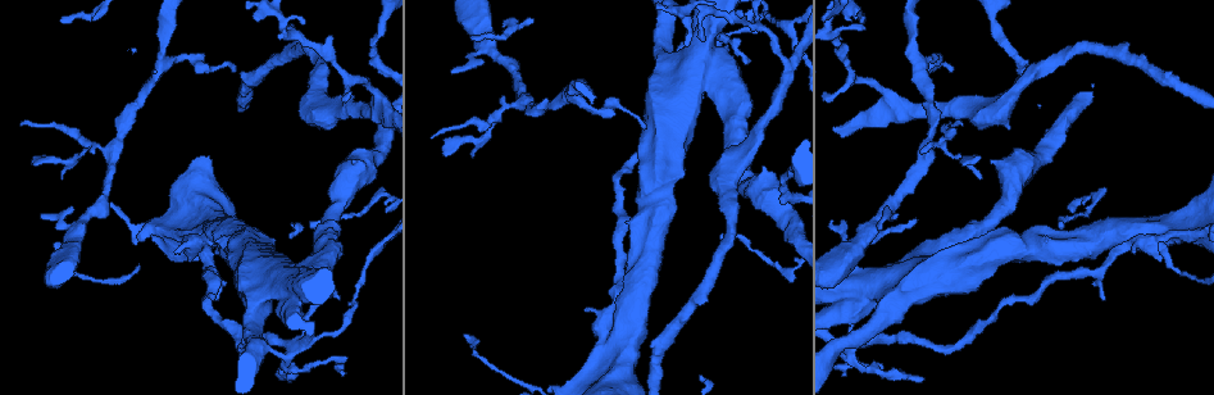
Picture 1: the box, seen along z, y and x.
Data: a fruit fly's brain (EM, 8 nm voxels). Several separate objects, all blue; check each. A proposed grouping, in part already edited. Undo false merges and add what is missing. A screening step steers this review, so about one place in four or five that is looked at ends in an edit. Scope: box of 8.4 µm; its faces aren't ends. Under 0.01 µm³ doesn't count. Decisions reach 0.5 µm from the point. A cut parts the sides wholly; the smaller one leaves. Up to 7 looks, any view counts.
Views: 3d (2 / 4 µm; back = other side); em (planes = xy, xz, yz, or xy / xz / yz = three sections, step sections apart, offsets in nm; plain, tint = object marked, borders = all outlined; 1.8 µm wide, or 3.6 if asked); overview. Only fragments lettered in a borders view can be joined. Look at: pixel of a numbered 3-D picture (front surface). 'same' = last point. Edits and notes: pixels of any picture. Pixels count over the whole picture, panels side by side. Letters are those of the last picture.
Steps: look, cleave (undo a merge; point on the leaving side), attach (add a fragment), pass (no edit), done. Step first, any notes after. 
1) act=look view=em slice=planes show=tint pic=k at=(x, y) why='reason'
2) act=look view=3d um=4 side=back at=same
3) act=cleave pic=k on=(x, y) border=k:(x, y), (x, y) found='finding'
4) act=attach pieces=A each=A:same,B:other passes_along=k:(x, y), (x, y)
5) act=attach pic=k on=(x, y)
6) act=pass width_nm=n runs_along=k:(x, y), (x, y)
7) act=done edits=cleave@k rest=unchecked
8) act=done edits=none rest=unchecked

act=look view=3d um=4 pic=1 at=(645, 127) why='branch stops here'

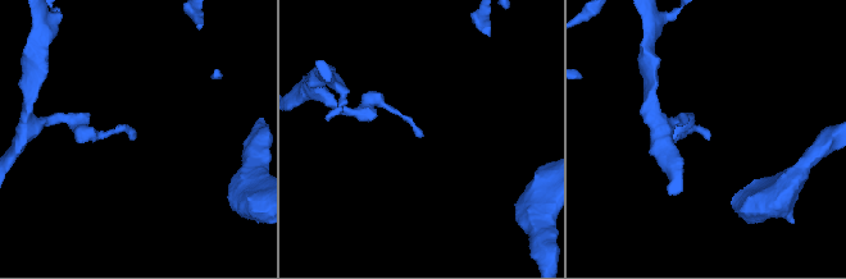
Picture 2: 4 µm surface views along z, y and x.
act=look view=em slice=xz step=4 show=tint pic=2 at=(418, 137) why='shape alone is not enough'

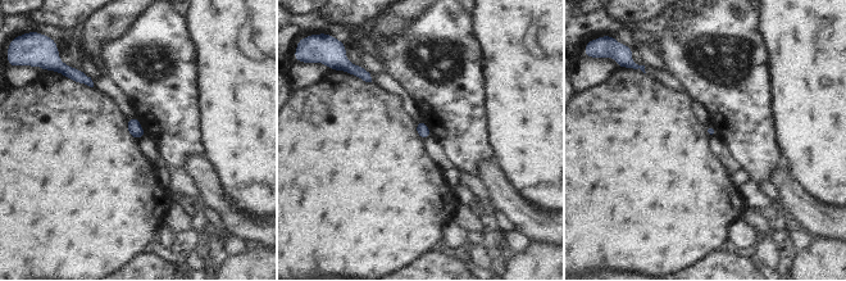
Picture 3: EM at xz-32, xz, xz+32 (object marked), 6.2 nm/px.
act=look view=em slice=planes show=borders at=same why='another direction'

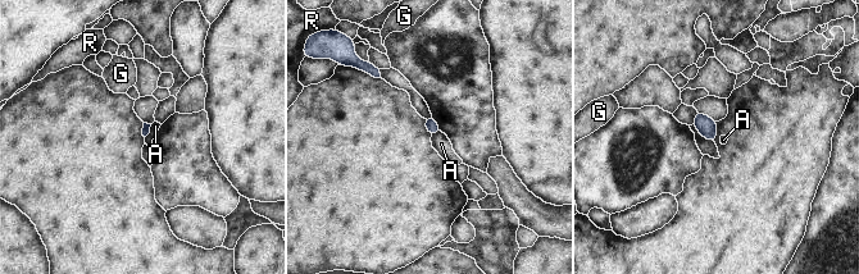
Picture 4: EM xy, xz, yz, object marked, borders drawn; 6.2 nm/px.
act=pass longest_contact=A:80nm each=A:other,G:other,R:other border=4:(441, 131), (431, 135) found='no lettered fragment goes on from it'

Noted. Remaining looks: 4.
act=look view=3d um=4 pic=1 at=(863, 25) why='tapers out'

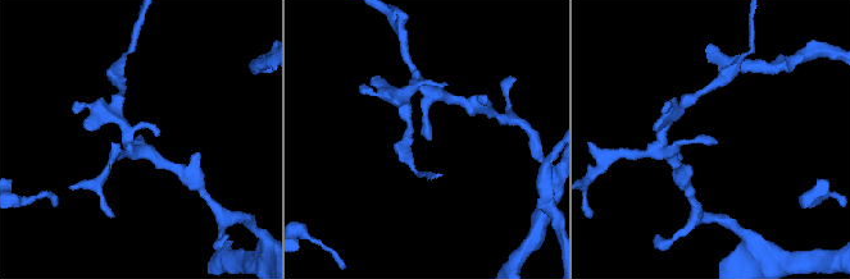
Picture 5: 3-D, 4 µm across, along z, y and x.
act=look view=em slice=xy step=16 show=borders pic=5 at=(140, 136) why='now the EM'

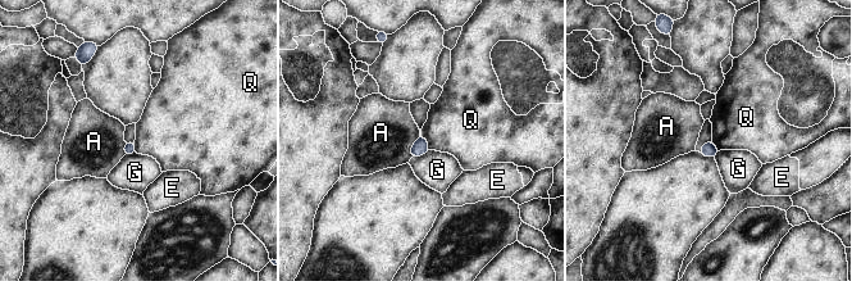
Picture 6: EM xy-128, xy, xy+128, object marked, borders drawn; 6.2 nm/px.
act=look view=em slice=planes show=borders at=same why='cut it another way'

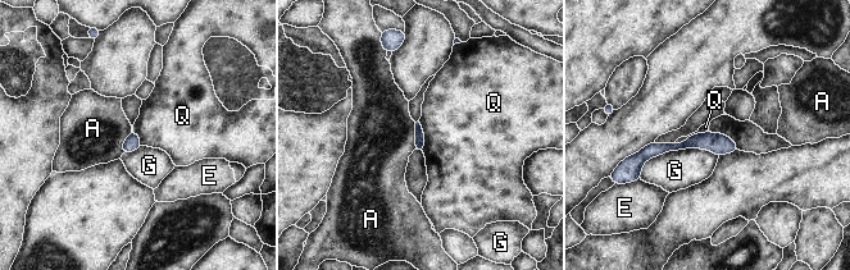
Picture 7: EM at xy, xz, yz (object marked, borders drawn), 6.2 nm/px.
act=pass longest_contact=G:500nm each=A:other,E:other,G:other,Q:other border=7:(419, 118), (424, 134), (423, 152) found='no lettered fragment goes on from it'

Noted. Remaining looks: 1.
act=look view=em um=3.6 slice=planes show=borders pic=1 at=(623, 307)

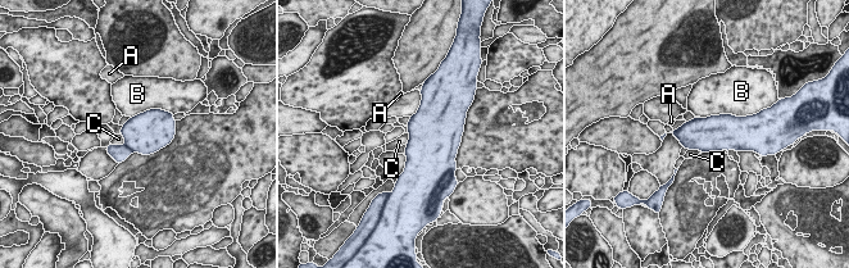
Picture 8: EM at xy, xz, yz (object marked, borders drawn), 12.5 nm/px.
act=cleave pic=8 on=(119, 153) each=A:other,B:other,C:other border=8:(125, 144), (134, 151) found='a second neuron is stuck on'

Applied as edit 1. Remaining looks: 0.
act=done edits=cleave@8 rest=unchecked

